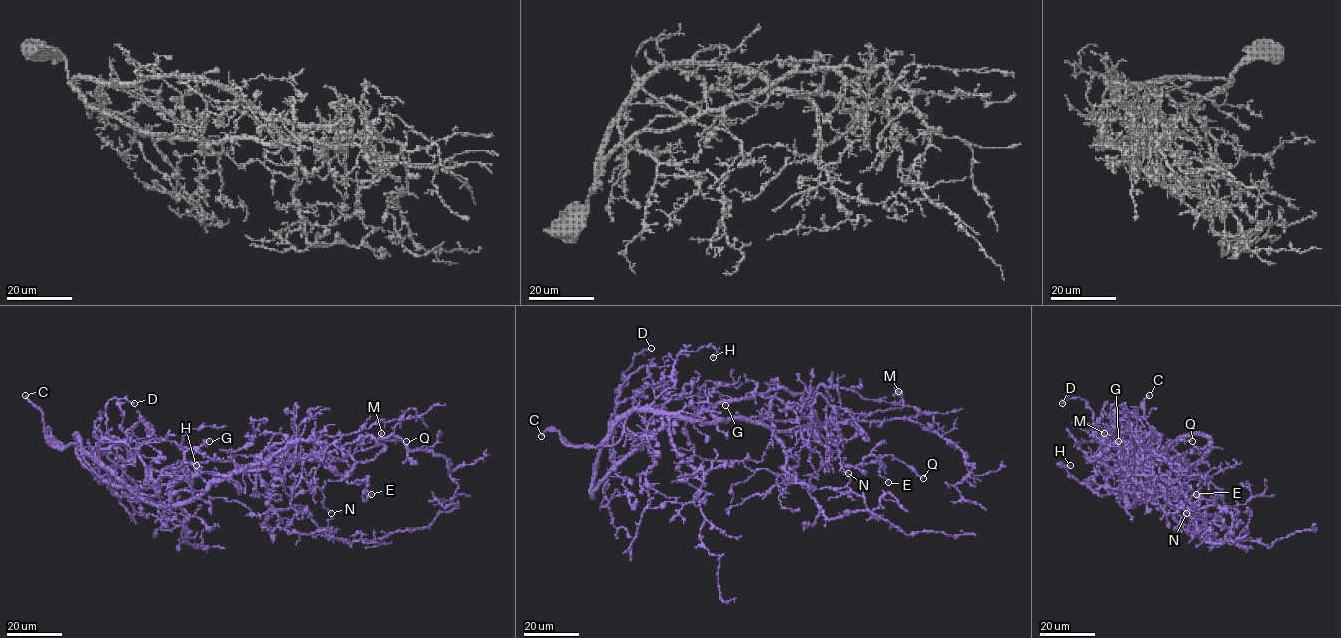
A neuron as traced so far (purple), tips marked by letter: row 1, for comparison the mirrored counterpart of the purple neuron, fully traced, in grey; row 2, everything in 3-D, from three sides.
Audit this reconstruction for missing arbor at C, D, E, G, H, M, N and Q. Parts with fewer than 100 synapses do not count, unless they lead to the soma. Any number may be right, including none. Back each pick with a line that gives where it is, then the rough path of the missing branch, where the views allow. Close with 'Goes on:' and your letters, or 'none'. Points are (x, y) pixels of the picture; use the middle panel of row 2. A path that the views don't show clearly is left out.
C: at (541, 436)
Goes on: C

